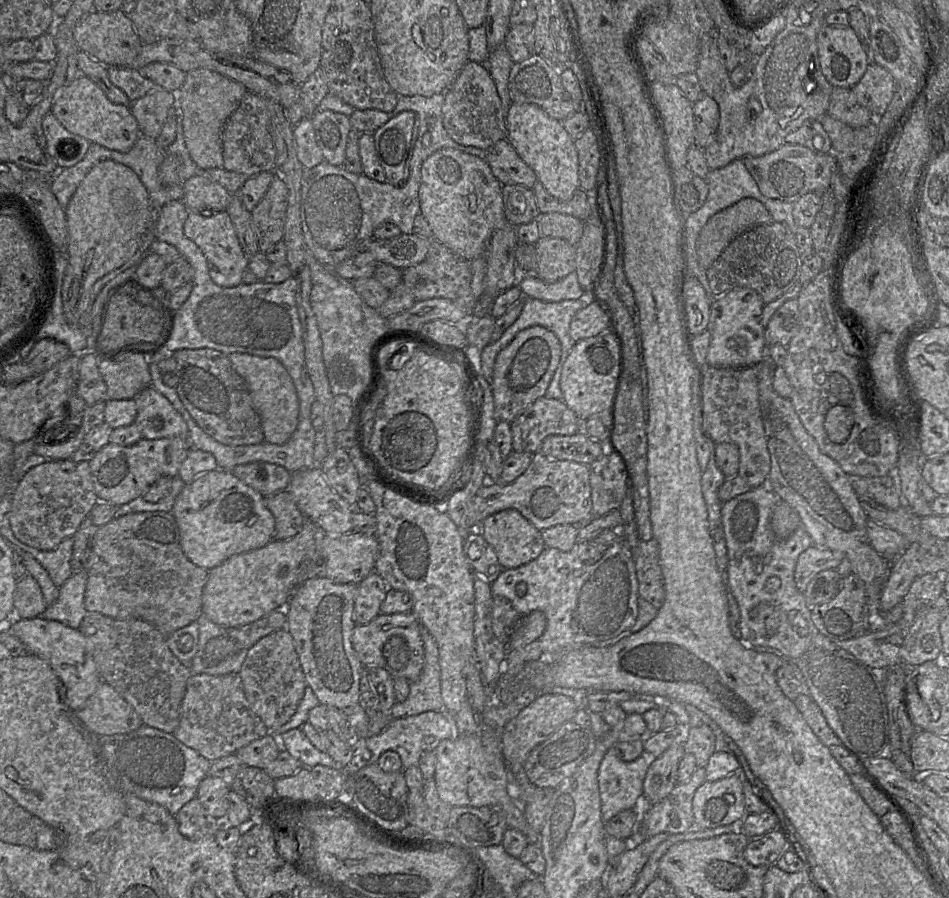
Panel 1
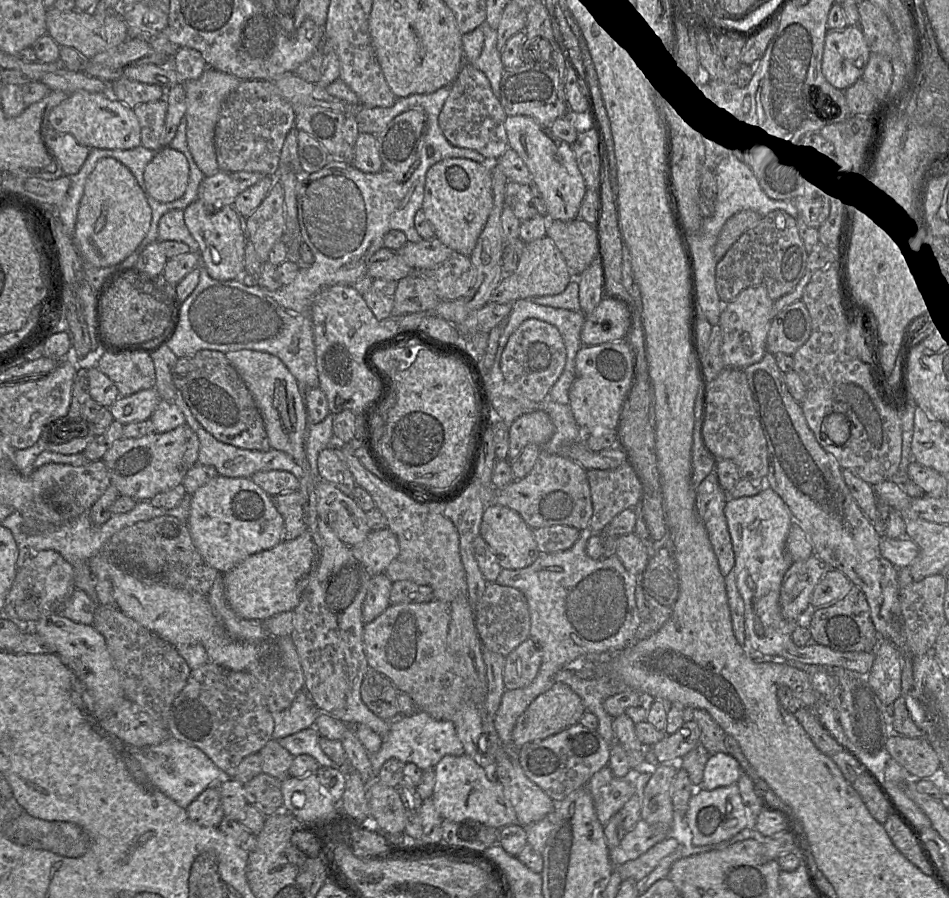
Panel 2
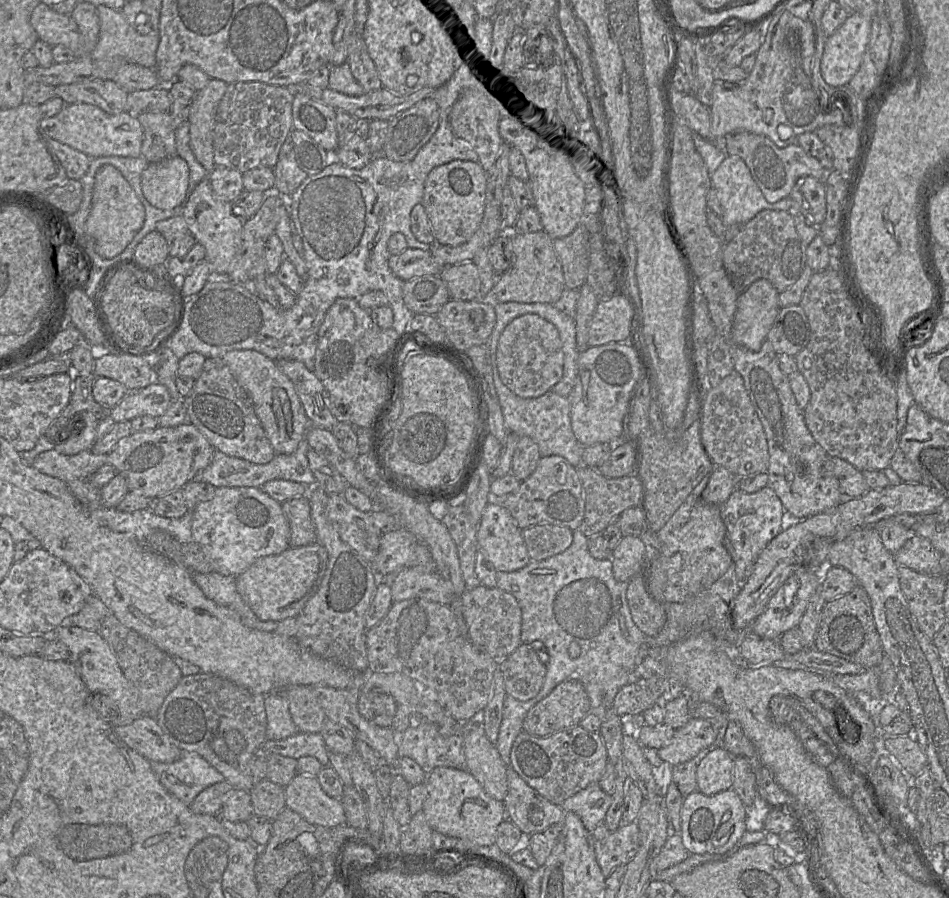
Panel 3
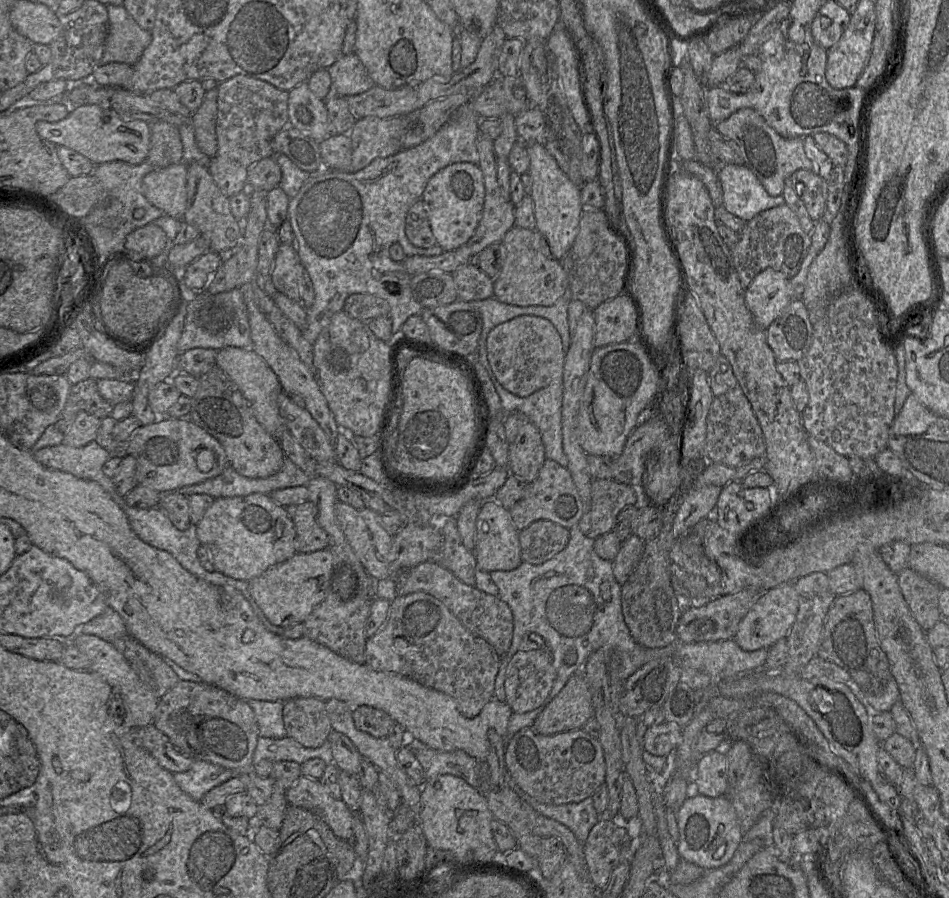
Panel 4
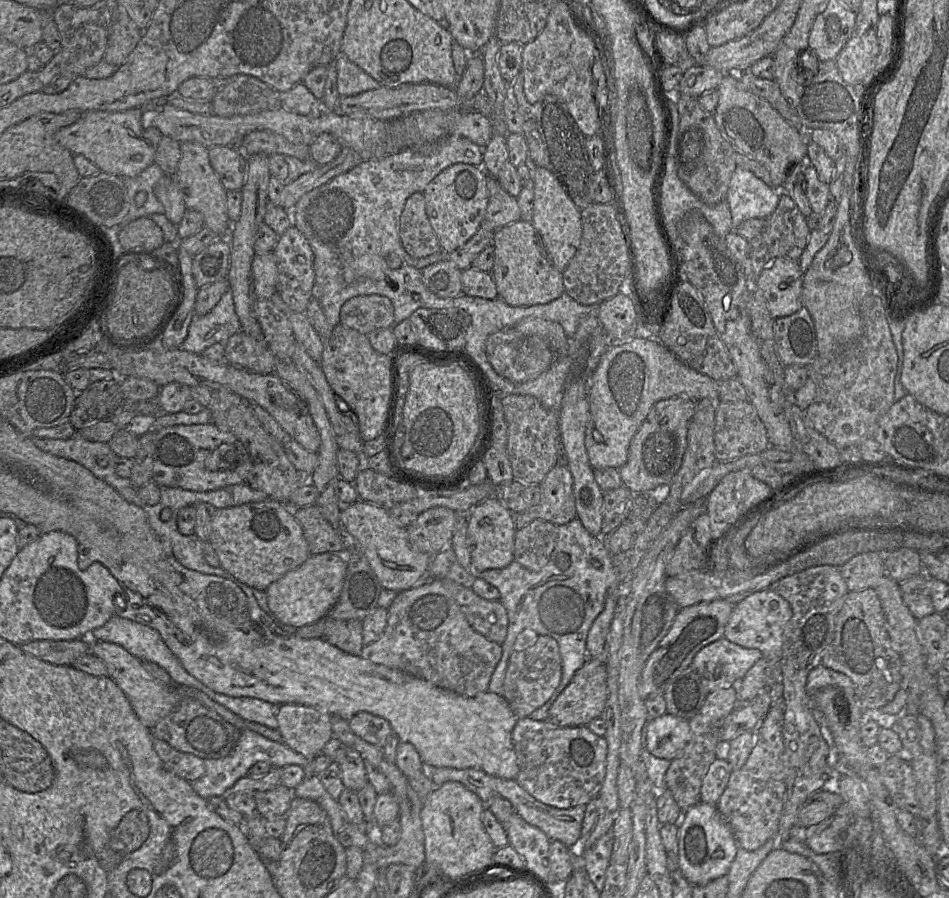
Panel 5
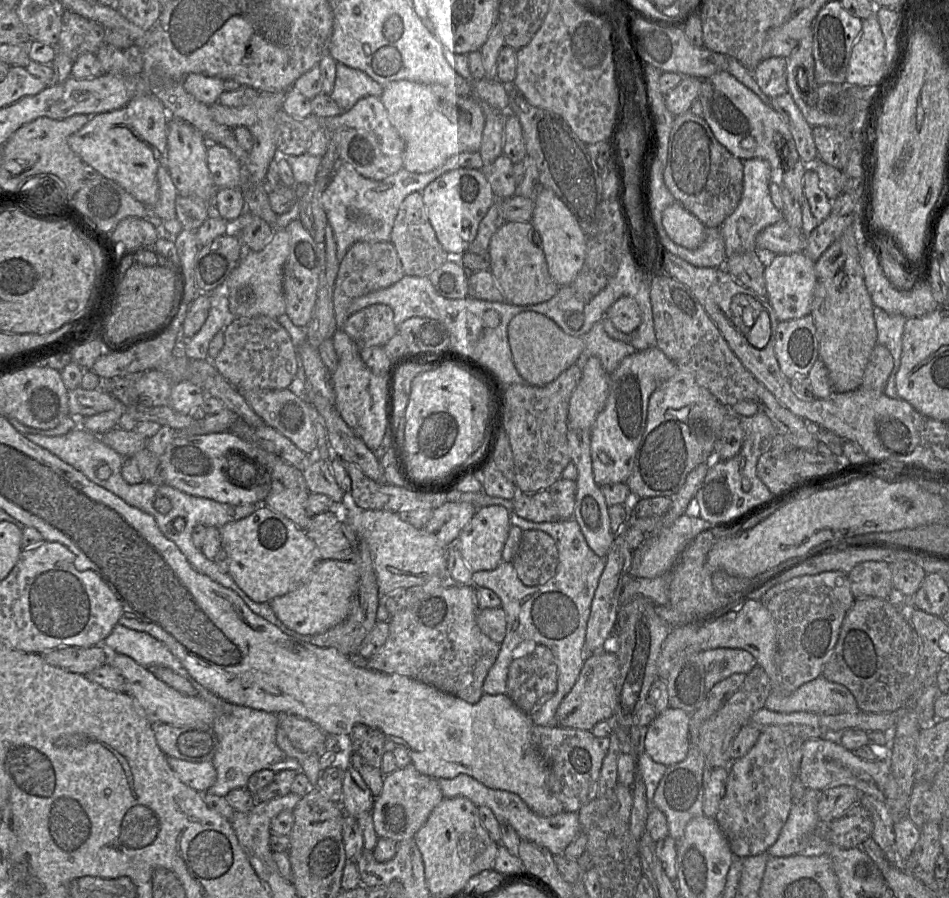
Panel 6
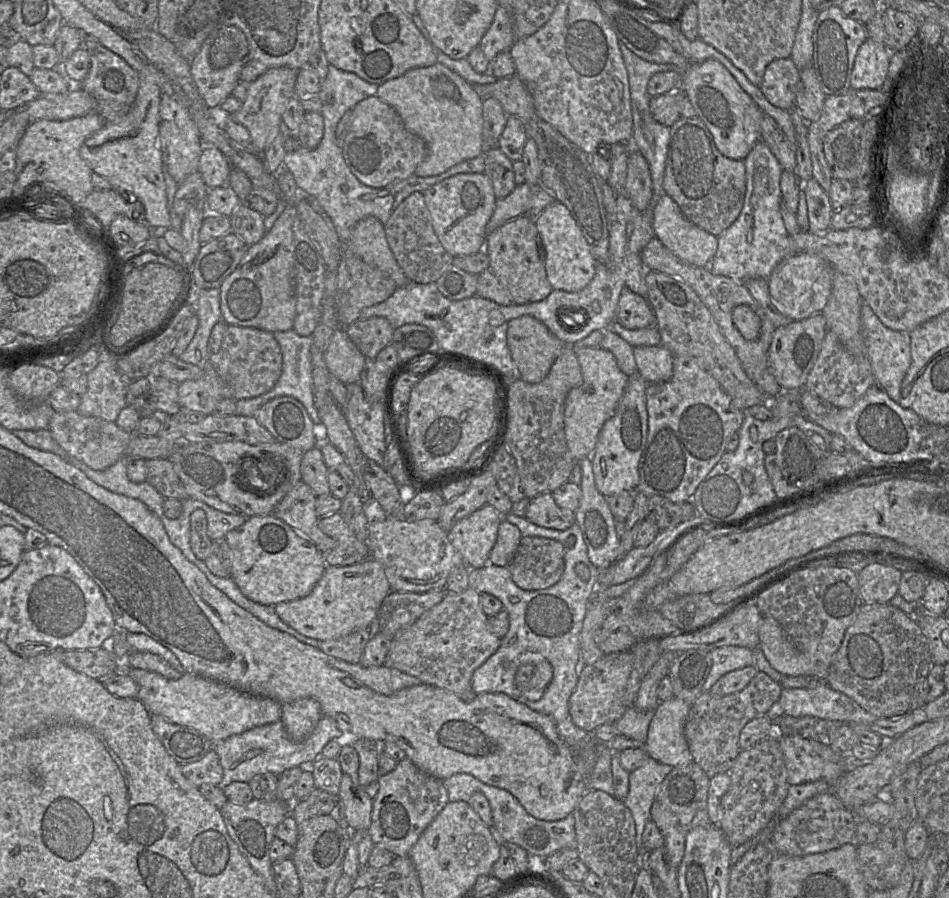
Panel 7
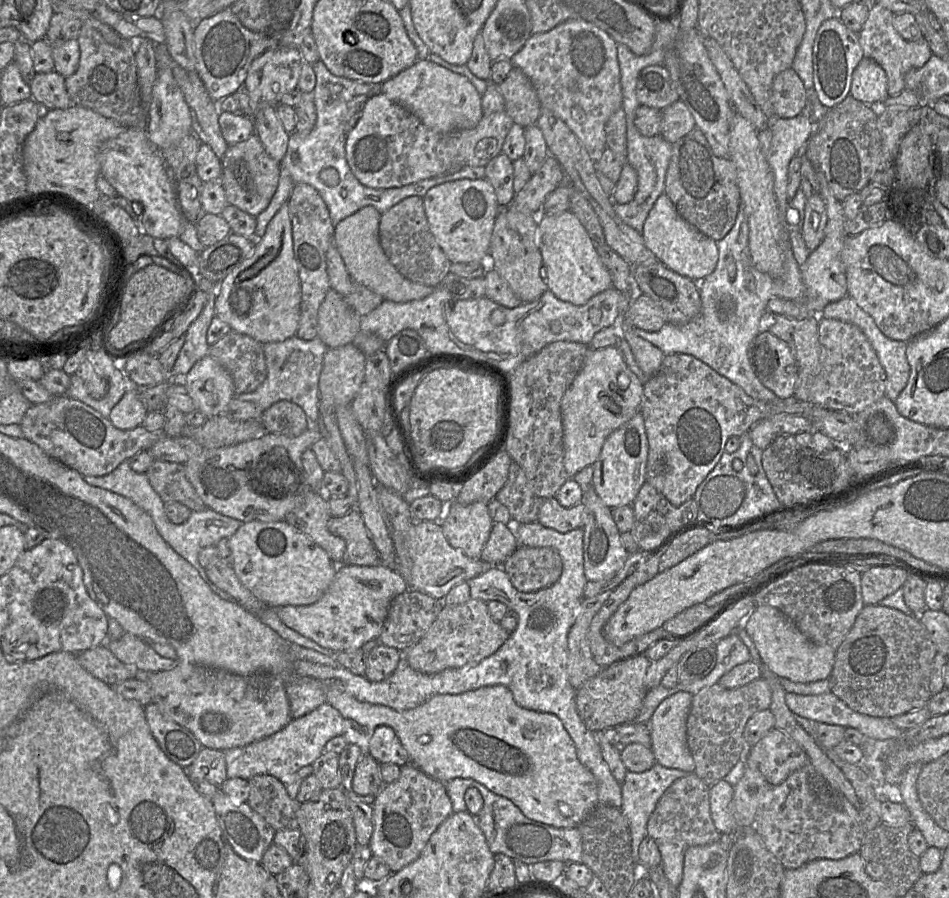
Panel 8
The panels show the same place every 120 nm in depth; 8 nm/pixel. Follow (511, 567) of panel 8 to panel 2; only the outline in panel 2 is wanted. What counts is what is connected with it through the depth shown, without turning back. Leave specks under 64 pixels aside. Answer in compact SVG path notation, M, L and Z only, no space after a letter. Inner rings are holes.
M553 525L533 529L533 536L540 553L553 553L570 549L581 531L567 525Z

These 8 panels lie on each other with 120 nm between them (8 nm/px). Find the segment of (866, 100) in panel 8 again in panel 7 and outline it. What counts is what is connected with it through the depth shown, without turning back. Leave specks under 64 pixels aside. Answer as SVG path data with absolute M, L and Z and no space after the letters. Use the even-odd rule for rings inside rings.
M867 38L859 47L851 72L851 88L879 90L888 75L888 46Z

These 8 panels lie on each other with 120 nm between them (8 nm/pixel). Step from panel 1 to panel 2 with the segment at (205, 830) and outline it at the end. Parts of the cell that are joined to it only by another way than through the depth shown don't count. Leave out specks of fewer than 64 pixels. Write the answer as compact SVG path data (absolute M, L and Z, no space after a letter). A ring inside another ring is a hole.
M209 786L186 808L188 818L200 826L218 827L224 818L221 797L216 786Z

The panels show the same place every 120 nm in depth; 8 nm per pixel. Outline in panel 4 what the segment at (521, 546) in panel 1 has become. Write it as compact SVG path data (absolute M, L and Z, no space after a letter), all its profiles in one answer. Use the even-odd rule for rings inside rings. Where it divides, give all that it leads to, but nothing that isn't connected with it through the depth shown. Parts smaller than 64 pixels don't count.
M495 498L485 499L476 520L475 547L473 550L477 568L486 572L511 571L522 562L519 531L511 518L509 509L504 508Z

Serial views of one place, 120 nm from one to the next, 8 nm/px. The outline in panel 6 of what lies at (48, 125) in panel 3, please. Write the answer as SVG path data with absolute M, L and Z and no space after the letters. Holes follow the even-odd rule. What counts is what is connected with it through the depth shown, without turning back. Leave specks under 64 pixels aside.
M144 93L122 108L91 116L81 129L69 136L68 145L83 163L116 182L136 200L152 207L159 198L157 170L159 166L167 168L170 118L165 106L156 96Z

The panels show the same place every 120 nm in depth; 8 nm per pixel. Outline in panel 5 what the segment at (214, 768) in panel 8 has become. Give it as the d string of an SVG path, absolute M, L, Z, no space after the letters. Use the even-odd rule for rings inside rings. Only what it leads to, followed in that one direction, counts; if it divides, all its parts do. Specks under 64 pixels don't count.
M153 738L153 747L164 766L178 777L192 782L204 775L205 765L202 758L177 751L157 738Z

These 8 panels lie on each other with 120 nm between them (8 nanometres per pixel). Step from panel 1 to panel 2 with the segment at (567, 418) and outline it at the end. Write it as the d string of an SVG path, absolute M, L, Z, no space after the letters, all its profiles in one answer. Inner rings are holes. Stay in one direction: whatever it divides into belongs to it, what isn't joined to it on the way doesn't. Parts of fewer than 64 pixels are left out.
M541 410L518 417L509 429L509 451L507 459L514 461L529 444L544 446L553 436L554 425L549 415Z

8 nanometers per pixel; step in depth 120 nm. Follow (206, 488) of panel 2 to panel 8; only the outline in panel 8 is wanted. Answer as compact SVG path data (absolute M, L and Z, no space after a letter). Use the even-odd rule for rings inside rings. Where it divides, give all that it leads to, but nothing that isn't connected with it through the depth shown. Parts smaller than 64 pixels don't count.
M284 520L243 523L229 537L229 548L240 582L266 607L274 609L316 603L330 587L338 568L323 548Z

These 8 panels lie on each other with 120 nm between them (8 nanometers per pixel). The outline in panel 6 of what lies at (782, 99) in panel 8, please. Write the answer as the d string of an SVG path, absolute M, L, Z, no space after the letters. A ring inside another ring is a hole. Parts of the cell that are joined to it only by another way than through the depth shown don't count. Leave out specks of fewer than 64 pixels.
M785 57L763 59L753 71L753 77L763 93L770 98L788 92Z

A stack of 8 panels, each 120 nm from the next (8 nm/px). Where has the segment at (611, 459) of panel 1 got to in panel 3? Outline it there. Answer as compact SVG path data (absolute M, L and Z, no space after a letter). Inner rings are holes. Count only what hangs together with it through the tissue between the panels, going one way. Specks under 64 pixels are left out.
M583 464L576 468L584 490L585 498L584 518L578 530L587 538L601 535L608 525L612 521L617 520L619 515L626 509L641 506L641 484L634 475L619 478L607 478L600 474L596 469Z

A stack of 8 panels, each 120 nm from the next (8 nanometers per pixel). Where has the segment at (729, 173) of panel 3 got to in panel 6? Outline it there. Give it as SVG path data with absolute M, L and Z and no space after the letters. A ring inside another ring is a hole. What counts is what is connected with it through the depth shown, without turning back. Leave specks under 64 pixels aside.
M751 158L743 161L743 191L735 211L719 226L725 242L727 257L733 254L747 253L757 250L756 237L766 227L783 219L780 212L772 202L770 195L770 182L774 178L768 161L761 158Z

